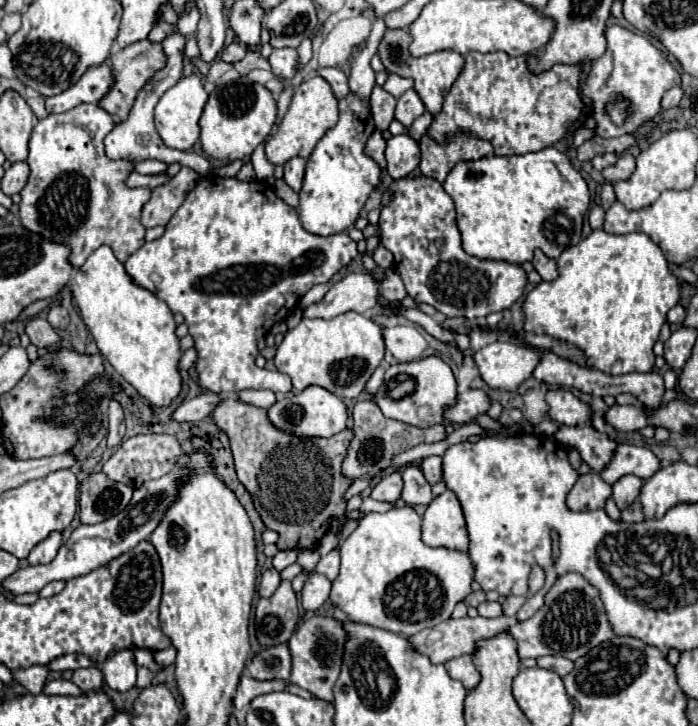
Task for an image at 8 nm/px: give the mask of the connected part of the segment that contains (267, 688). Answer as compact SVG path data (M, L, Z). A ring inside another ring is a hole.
M244 674L242 680L240 680L236 698L234 698L234 708L240 710L242 706L250 704L250 702L252 702L256 696L260 696L260 694L268 694L268 692L274 692L274 690L286 690L288 684L290 684L288 680L268 680L268 682L258 682L258 680L250 678L248 674Z

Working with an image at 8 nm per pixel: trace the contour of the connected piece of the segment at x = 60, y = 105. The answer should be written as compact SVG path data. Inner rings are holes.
M106 60L100 66L90 66L84 76L64 90L58 96L46 98L46 110L48 112L66 112L82 102L92 102L98 104L114 86L114 72L112 72L112 62Z

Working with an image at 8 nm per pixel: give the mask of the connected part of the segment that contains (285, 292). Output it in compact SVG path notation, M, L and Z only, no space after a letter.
M204 176L174 212L164 234L154 242L146 242L124 266L136 284L148 288L164 300L172 312L184 316L184 324L188 326L188 334L194 338L194 348L198 352L194 368L202 388L216 394L240 392L246 388L266 388L276 394L286 394L292 390L288 374L268 372L254 364L254 358L258 356L258 340L264 338L276 322L286 320L290 310L314 284L328 282L356 256L356 242L346 232L326 238L306 232L296 210L284 204L272 186L264 186L258 180L240 182L238 178Z

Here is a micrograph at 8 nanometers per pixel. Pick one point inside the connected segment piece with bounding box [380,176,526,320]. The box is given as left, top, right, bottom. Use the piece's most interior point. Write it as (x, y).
(419, 227)

